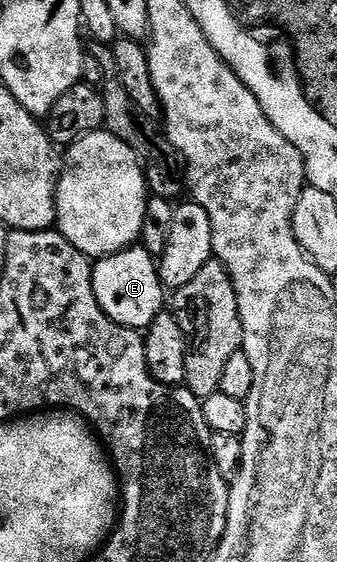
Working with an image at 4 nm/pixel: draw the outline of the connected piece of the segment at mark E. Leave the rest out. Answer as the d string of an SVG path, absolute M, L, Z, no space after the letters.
M140 246L100 257L93 264L93 289L101 309L123 328L148 329L167 304L167 289L161 282L158 261Z

